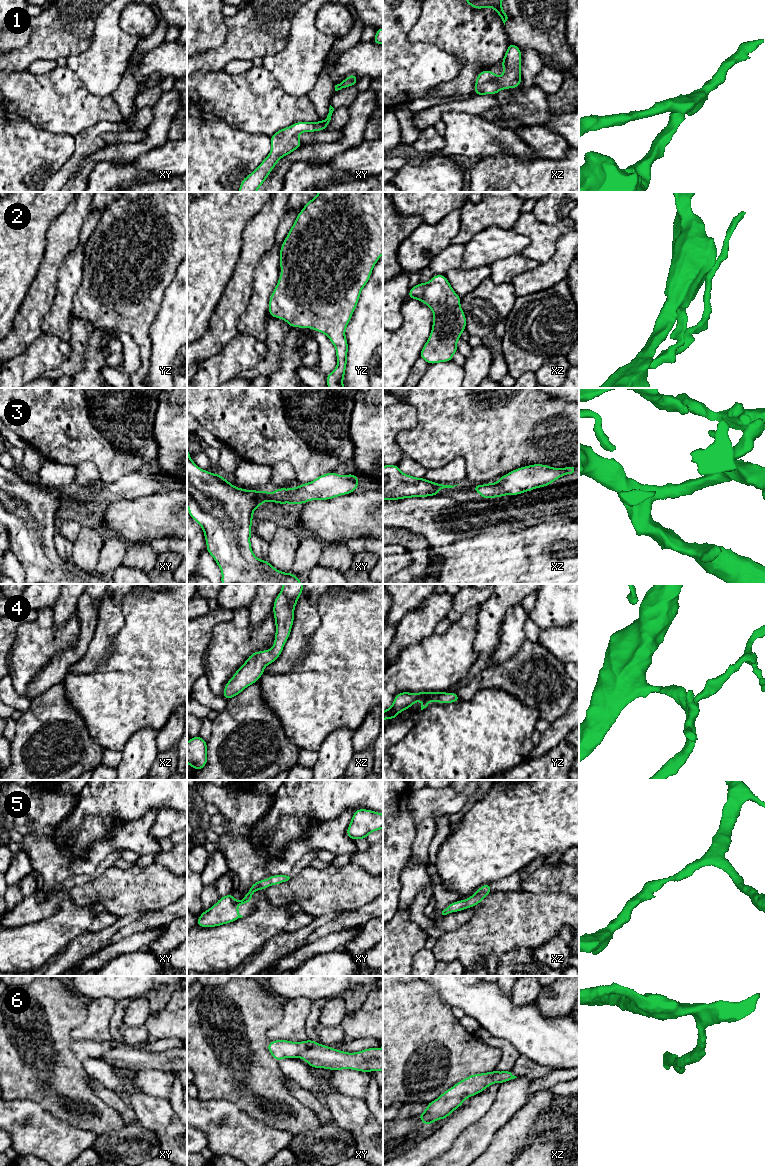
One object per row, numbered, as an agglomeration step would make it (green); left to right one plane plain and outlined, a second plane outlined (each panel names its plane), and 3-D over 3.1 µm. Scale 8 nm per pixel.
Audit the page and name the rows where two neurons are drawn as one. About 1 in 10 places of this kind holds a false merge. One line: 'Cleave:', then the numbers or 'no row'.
Cleave: no row

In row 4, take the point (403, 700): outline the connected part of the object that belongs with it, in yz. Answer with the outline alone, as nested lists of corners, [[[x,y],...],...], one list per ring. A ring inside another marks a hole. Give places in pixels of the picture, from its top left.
[[[422,691],[419,693],[400,692],[393,700],[392,706],[383,711],[383,721],[385,719],[395,719],[396,716],[404,710],[413,706],[416,701],[422,701],[421,710],[426,708],[431,701],[447,704],[459,702],[460,698],[455,692],[428,692]]]

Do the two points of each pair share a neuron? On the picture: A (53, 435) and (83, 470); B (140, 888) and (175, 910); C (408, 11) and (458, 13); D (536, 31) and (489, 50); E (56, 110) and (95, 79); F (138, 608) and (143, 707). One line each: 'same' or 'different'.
A: different
B: different
C: different
D: different
E: different
F: same

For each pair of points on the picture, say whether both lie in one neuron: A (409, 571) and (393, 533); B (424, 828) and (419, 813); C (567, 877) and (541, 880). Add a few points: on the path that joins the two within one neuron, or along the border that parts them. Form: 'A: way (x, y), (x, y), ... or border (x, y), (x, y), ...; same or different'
A: way (416, 560), (416, 551), (404, 539); same
B: border (435, 816), (429, 815), (416, 825); different
C: way (561, 878), (547, 878); same

